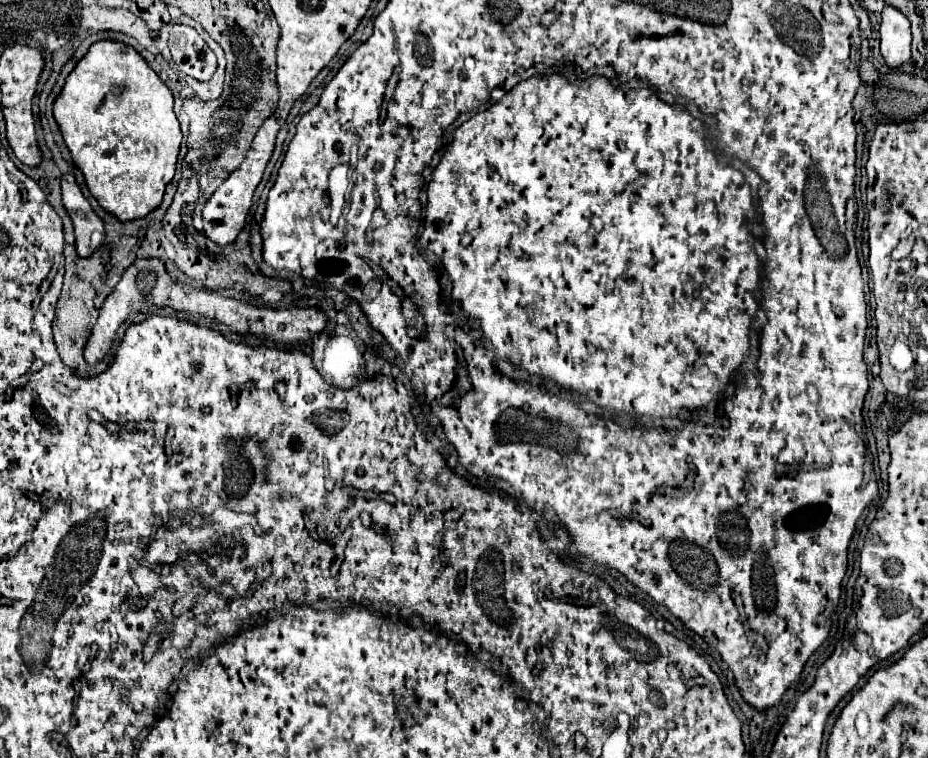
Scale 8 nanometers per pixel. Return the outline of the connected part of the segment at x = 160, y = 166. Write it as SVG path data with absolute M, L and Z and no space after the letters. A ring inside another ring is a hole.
M98 41L76 63L60 95L54 101L54 119L60 127L74 165L86 177L86 185L98 205L120 221L146 217L162 203L166 185L174 177L176 159L182 143L180 123L172 111L172 93L154 73L154 69L130 45L120 41ZM126 83L124 93L116 93L118 85Z

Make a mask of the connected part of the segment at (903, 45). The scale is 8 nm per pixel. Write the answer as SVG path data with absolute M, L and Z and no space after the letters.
M894 7L882 11L880 23L880 49L888 67L898 69L910 61L910 21Z

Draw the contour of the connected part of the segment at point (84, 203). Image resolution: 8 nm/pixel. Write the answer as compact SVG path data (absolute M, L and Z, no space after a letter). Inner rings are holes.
M72 173L62 177L62 203L74 223L76 251L80 257L90 257L94 251L90 247L90 237L94 231L104 233L102 219L92 211L88 199L82 195Z

